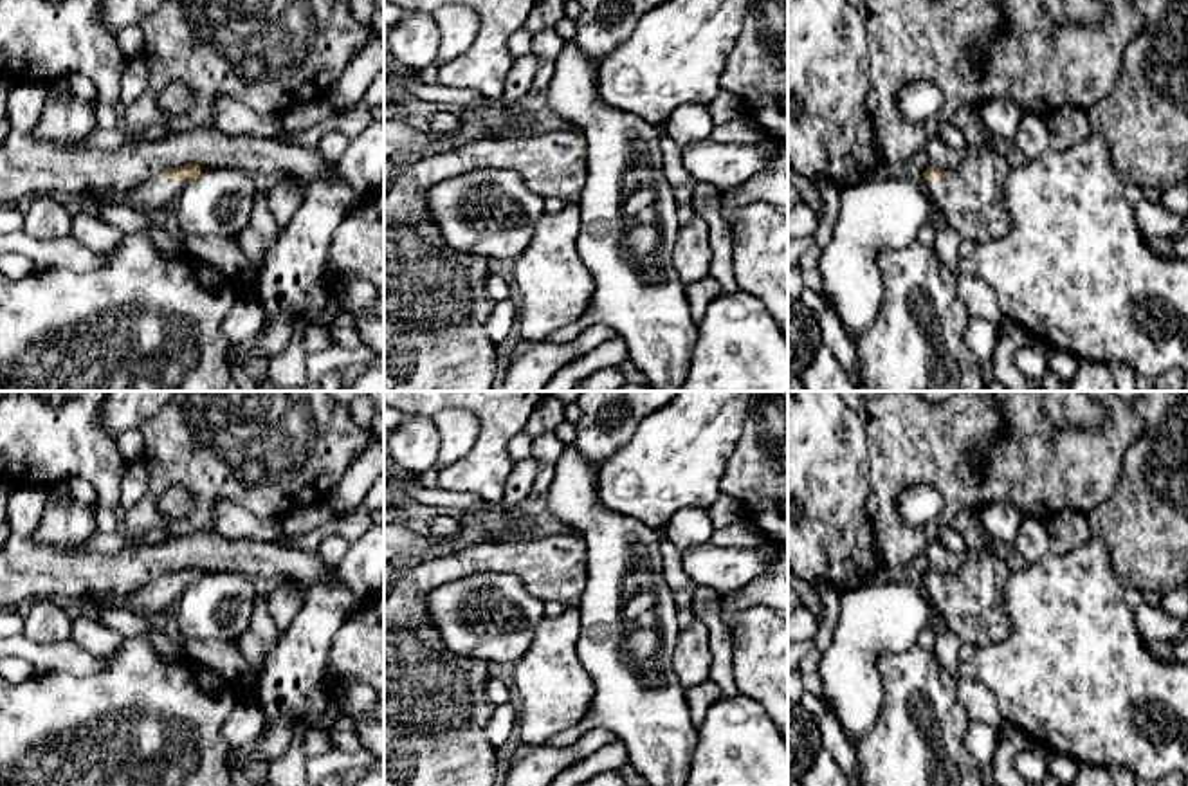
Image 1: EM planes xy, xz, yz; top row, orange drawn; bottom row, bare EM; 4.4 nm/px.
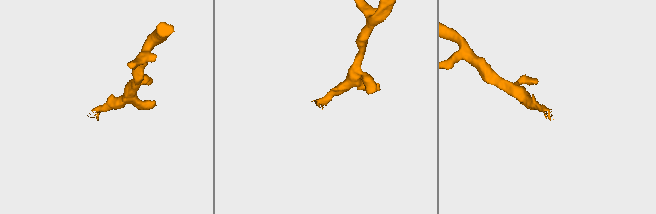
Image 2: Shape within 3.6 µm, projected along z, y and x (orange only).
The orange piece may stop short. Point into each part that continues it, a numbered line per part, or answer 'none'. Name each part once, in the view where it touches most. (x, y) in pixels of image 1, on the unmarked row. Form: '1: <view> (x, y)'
1: xy (155, 597)

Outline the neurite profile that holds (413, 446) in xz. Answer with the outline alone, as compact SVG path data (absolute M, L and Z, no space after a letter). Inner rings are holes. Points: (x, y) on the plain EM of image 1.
M409 415L386 442L388 460L409 474L424 474L440 462L440 434L433 415Z

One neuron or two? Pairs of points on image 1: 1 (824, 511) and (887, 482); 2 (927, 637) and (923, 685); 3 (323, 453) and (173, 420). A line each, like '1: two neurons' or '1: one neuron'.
1: two neurons
2: two neurons
3: one neuron

